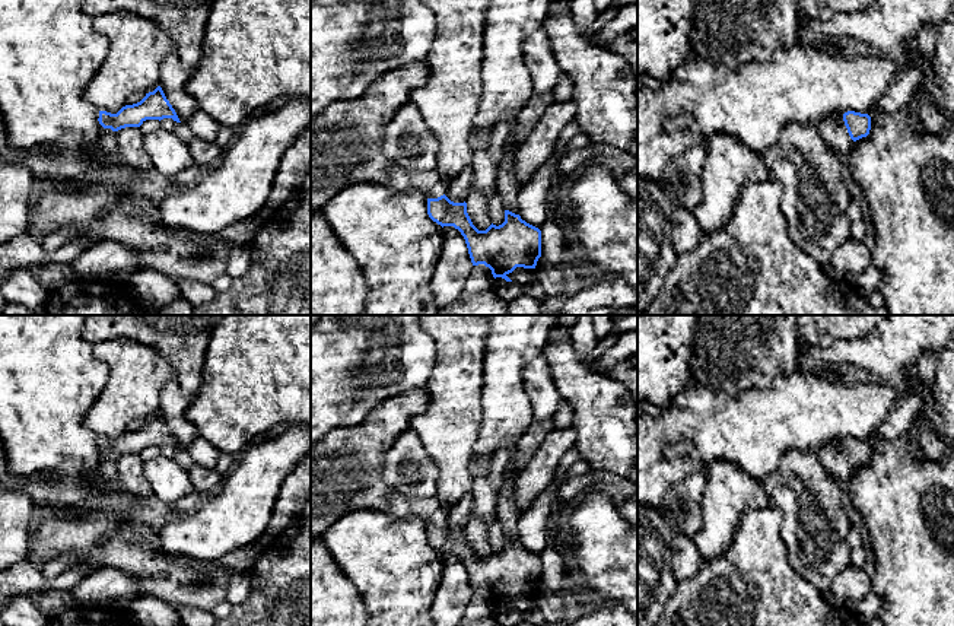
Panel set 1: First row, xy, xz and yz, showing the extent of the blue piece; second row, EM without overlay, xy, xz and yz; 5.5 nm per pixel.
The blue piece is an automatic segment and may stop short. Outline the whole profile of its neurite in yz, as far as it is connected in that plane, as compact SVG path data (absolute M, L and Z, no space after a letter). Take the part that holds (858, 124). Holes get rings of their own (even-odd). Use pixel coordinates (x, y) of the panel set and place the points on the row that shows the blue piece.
M855 111L830 115L820 124L820 136L836 155L848 155L856 140L866 137L871 117Z

